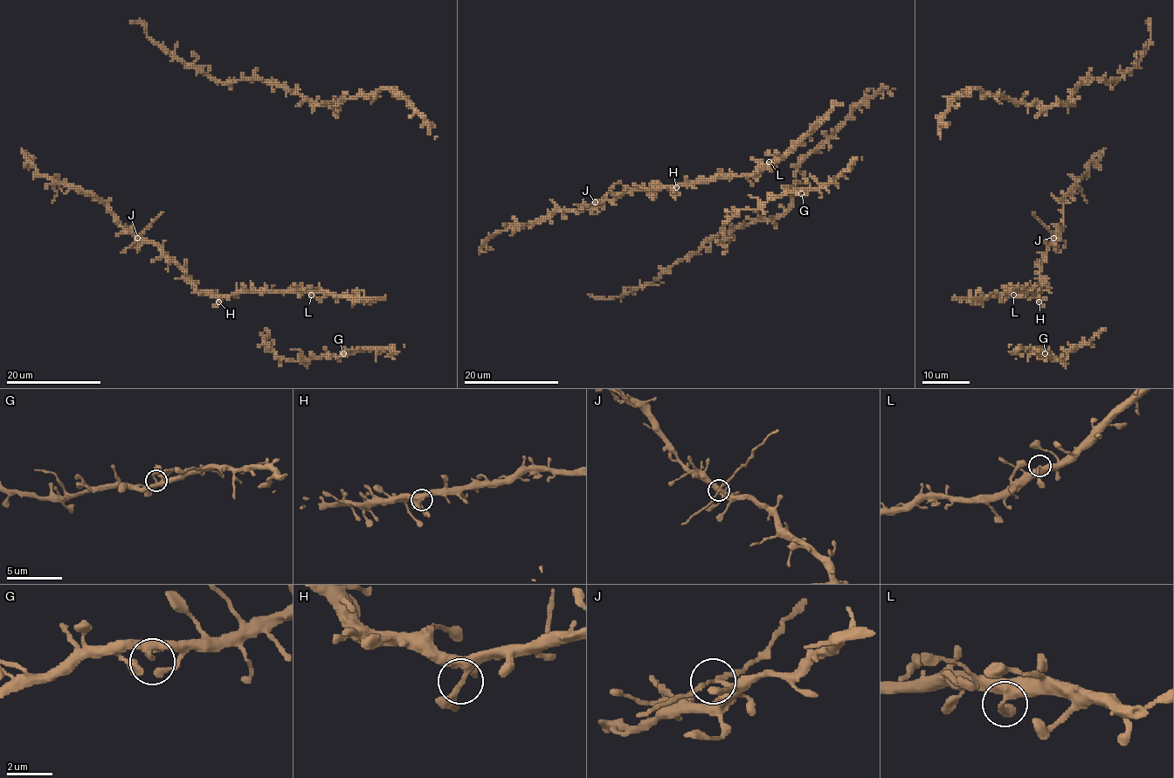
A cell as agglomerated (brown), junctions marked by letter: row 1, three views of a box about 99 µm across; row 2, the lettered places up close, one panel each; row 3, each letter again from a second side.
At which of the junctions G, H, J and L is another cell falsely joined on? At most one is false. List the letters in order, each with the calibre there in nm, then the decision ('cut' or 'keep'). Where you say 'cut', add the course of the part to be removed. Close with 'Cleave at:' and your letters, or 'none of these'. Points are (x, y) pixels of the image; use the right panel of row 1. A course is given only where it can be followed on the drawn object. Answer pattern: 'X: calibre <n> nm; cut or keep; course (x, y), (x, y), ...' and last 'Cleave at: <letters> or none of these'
G: calibre 240 nm; keep
H: calibre 200 nm; keep
J: calibre 180 nm; cut; course (1053, 238), (1052, 232), (1033, 211)
L: calibre 320 nm; keep
Cleave at: J

